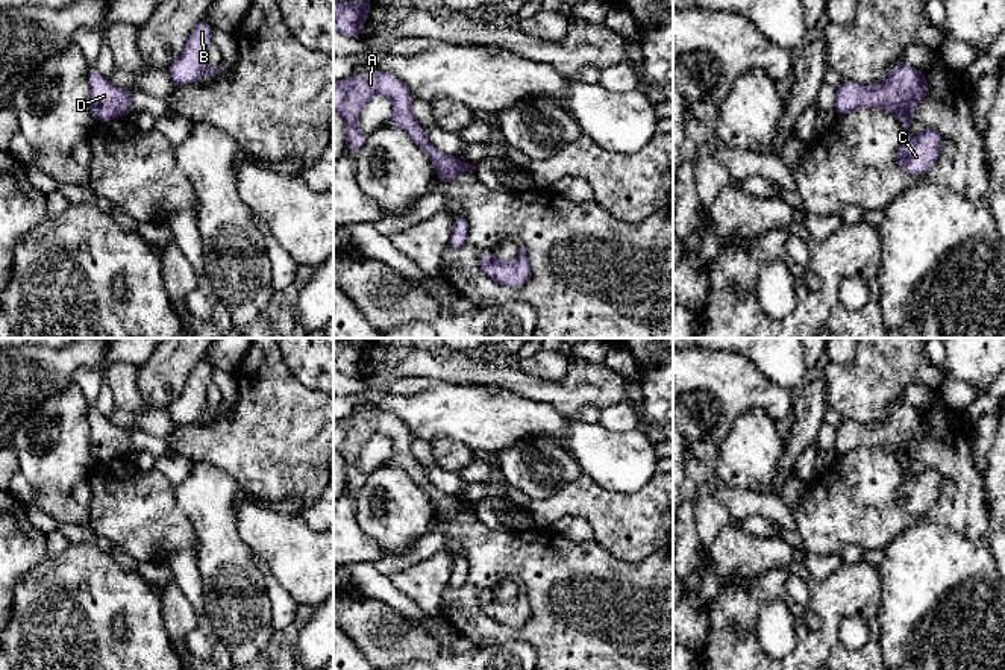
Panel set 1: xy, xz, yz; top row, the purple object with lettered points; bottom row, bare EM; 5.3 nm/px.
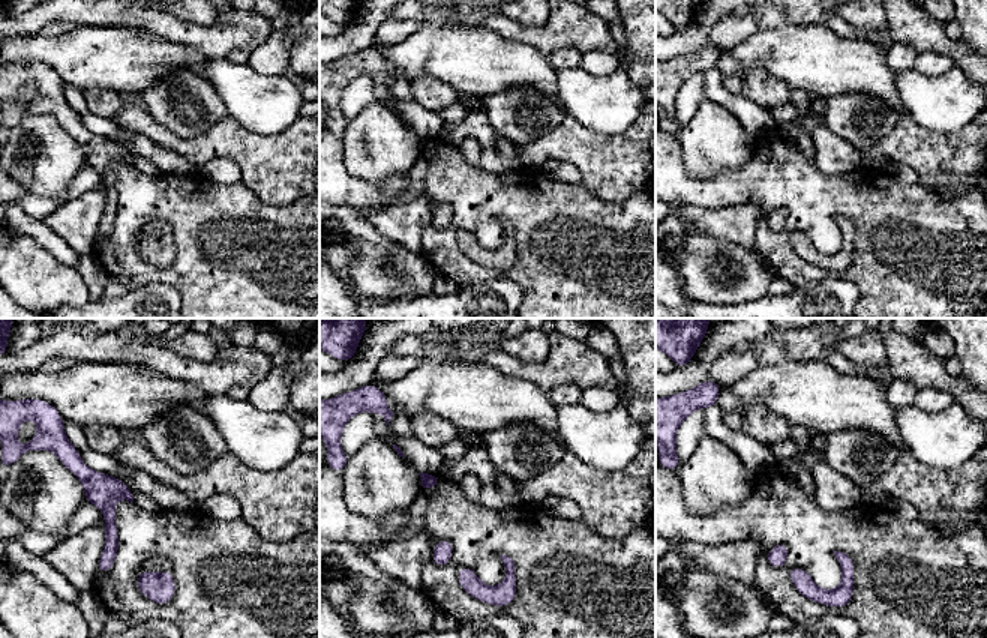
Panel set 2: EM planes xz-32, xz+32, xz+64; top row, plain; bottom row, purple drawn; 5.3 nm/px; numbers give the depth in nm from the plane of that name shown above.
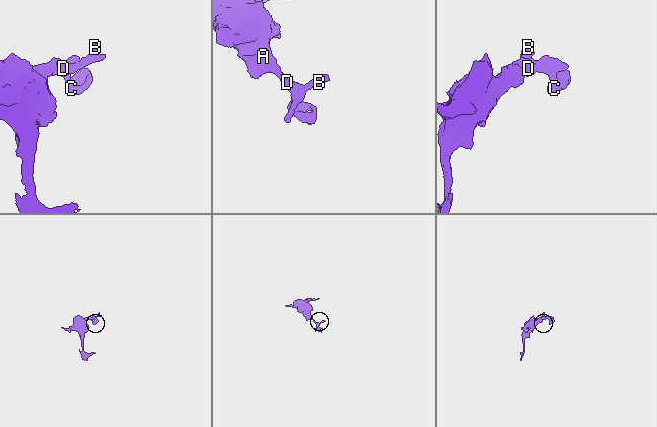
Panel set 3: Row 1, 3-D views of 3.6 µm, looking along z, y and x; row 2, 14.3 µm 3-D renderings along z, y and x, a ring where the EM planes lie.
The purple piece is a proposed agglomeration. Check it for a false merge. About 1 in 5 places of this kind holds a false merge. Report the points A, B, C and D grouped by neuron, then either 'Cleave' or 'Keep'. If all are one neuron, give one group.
Groups: A B C D. Keep

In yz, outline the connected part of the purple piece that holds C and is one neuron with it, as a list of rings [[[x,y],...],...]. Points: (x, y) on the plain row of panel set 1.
[[[893,403],[888,417],[881,423],[861,424],[844,420],[835,429],[835,447],[843,456],[858,447],[882,447],[894,453],[908,474],[896,491],[896,500],[902,511],[908,514],[925,514],[932,509],[940,497],[943,477],[934,467],[925,467],[919,476],[911,476],[908,467],[914,444],[929,435],[931,429],[925,411],[916,409],[910,403]]]

